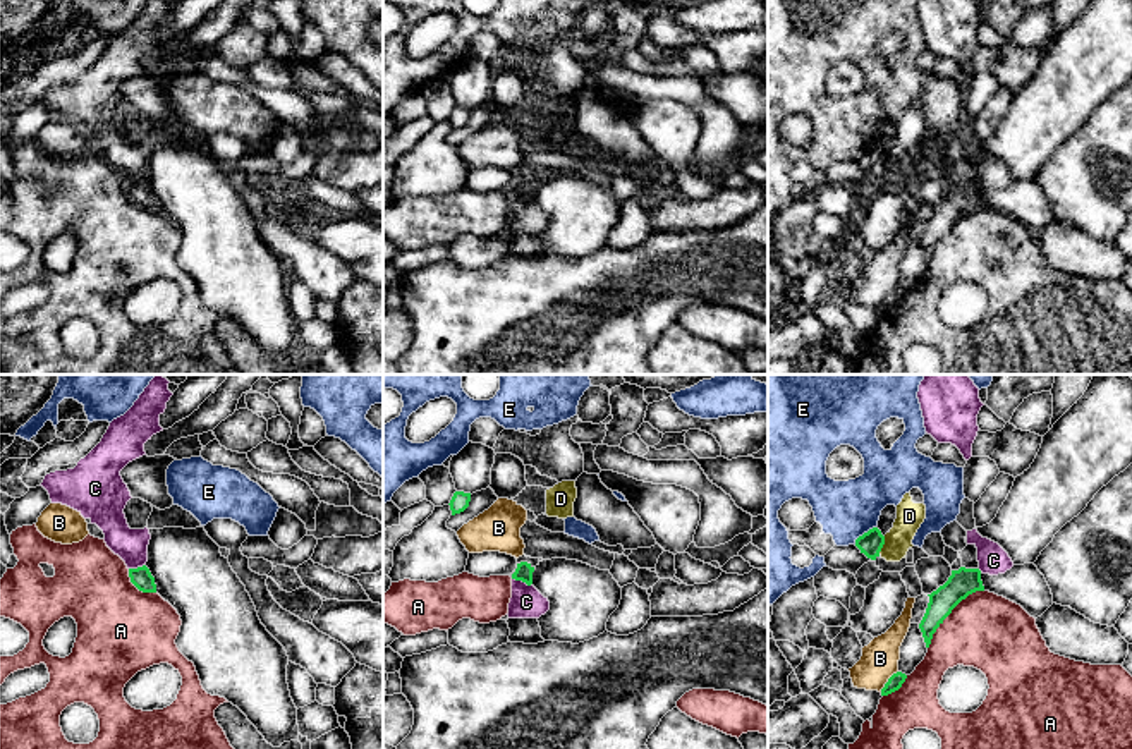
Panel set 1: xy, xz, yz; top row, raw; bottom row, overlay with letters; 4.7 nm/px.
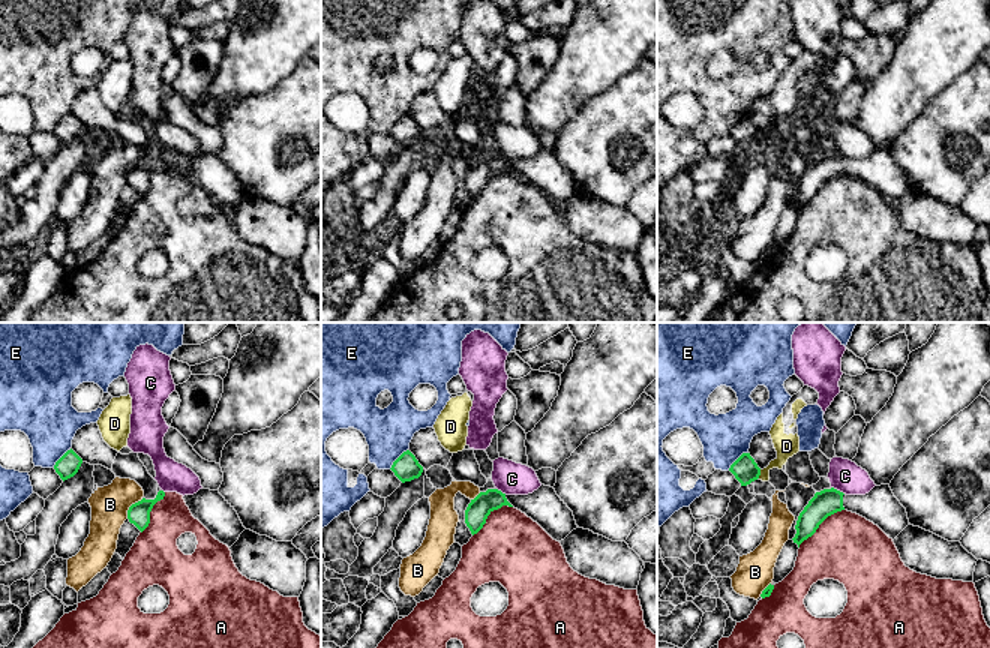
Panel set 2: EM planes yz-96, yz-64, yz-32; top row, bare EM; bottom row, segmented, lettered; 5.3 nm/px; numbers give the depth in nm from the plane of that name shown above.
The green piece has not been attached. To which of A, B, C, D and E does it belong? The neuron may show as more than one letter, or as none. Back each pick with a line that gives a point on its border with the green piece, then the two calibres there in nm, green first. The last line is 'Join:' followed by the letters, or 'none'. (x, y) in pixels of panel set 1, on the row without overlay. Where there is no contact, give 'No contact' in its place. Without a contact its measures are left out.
Join: none

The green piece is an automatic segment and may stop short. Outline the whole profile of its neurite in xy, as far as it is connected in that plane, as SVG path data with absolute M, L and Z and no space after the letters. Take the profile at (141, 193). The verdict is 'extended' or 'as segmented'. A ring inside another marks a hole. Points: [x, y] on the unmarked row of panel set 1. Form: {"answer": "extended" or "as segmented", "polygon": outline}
{"answer": "as segmented", "polygon": "M146 180L129 184L131 198L143 208L156 208L155 192Z"}

